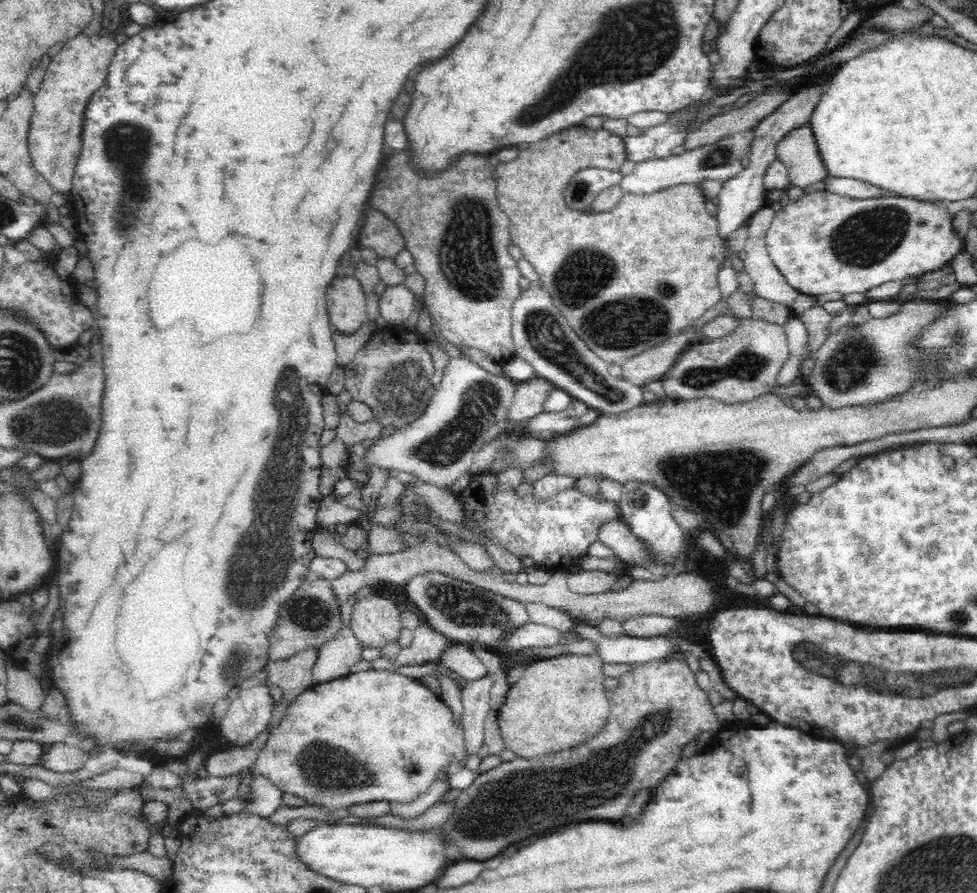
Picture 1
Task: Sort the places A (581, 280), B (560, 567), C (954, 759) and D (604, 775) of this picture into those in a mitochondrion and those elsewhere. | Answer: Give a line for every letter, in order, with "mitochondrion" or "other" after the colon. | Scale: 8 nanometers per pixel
A: mitochondrion
B: other
C: other
D: mitochondrion

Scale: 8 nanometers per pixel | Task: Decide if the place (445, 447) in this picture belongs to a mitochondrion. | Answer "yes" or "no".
yes

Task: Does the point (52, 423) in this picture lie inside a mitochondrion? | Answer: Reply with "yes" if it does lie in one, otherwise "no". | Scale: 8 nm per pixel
yes

